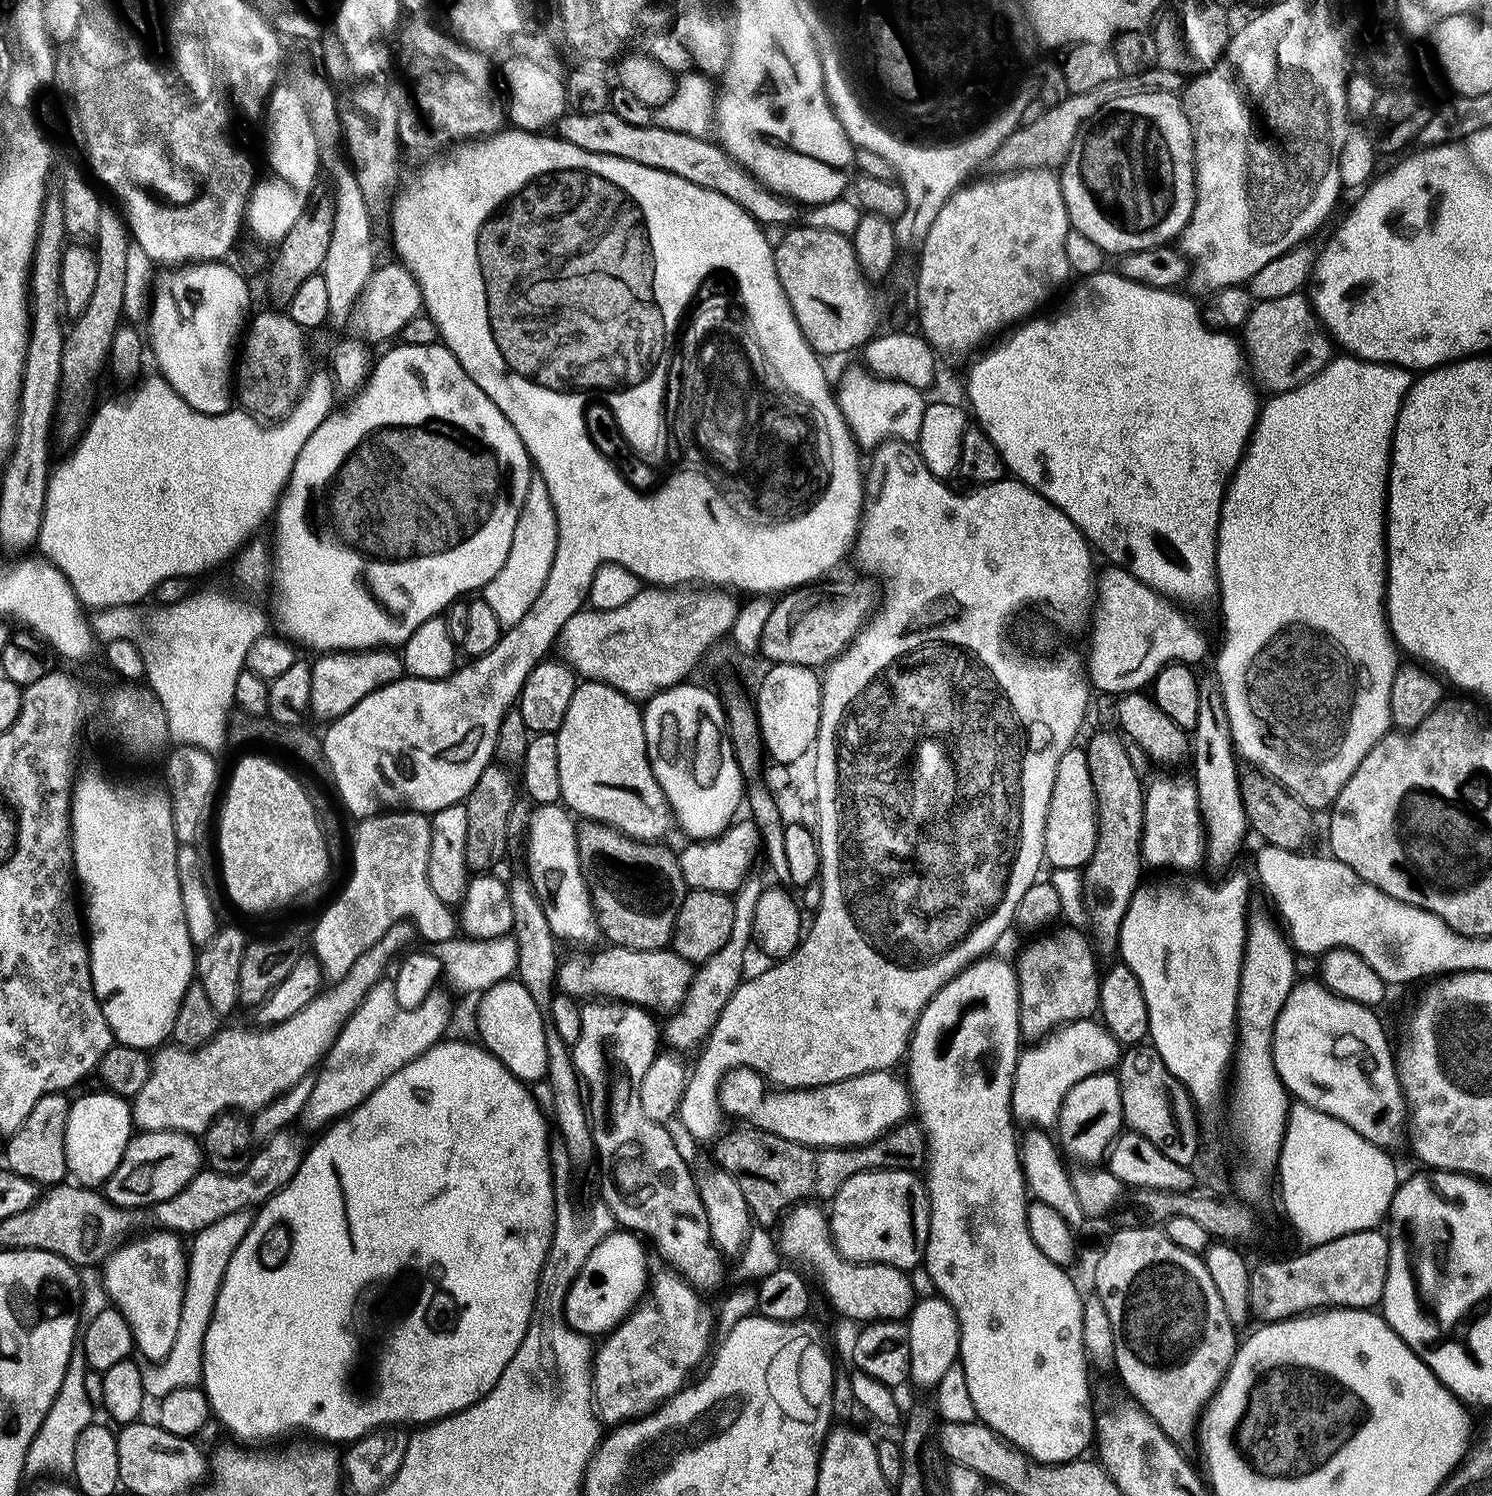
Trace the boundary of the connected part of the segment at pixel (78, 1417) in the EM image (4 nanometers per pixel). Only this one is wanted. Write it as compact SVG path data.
M78 1342L70 1350L70 1362L66 1362L66 1374L62 1374L62 1386L58 1386L58 1394L50 1410L42 1418L42 1426L38 1426L38 1434L34 1434L30 1442L24 1459L25 1473L53 1472L56 1475L53 1477L56 1478L72 1476L74 1446L77 1443L78 1434L94 1422L94 1416L92 1416L94 1404L86 1394L86 1374L89 1370L83 1343Z

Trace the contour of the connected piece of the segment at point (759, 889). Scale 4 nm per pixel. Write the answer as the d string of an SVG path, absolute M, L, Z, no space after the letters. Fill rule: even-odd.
M750 876L741 883L734 893L732 902L734 906L734 926L730 930L730 938L726 938L722 950L715 952L711 958L695 969L692 984L688 987L688 994L683 1004L680 1005L675 1015L669 1019L673 1019L668 1024L668 1040L673 1044L673 1049L680 1050L678 1048L692 1047L695 1049L707 1037L716 1025L717 1018L722 1014L726 1002L732 997L732 991L739 986L742 977L745 975L744 955L748 952L748 946L750 948L753 943L754 910L757 909L758 898L761 898L766 889L766 884L763 884L758 877Z

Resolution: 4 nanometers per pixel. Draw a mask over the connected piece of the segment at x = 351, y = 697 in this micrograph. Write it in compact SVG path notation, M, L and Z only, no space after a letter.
M387 647L369 648L367 650L332 650L321 658L317 664L311 665L310 678L310 712L314 717L331 722L346 714L362 698L366 698L374 690L401 679L402 660L395 651Z

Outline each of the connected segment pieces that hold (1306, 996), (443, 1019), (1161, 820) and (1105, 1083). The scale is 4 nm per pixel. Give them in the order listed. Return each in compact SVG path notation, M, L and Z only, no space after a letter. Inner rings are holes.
M1323 982L1292 986L1292 993L1286 998L1284 1008L1278 1014L1272 1027L1272 1061L1284 1087L1299 1103L1309 1108L1330 1114L1346 1126L1358 1130L1362 1138L1385 1150L1393 1150L1405 1143L1406 1129L1410 1124L1408 1102L1400 1089L1400 1076L1396 1072L1394 1048L1388 1045L1384 1024L1375 1016L1367 1004L1342 998L1332 992Z
M378 978L325 1053L322 1060L322 1067L325 1067L313 1077L300 1122L308 1128L323 1129L333 1120L347 1115L386 1078L439 1043L447 1033L449 1020L450 1000L440 988L432 989L416 1009L406 1009L395 1000L394 978Z
M1164 776L1144 793L1144 837L1140 854L1145 865L1152 868L1196 868L1206 856L1206 833L1200 819L1200 802L1191 781L1171 780Z
M1111 1071L1096 1072L1093 1076L1082 1078L1082 1082L1078 1082L1066 1094L1059 1114L1060 1136L1058 1132L1058 1140L1067 1153L1069 1150L1072 1155L1077 1156L1077 1161L1092 1166L1107 1157L1124 1127L1119 1079Z

